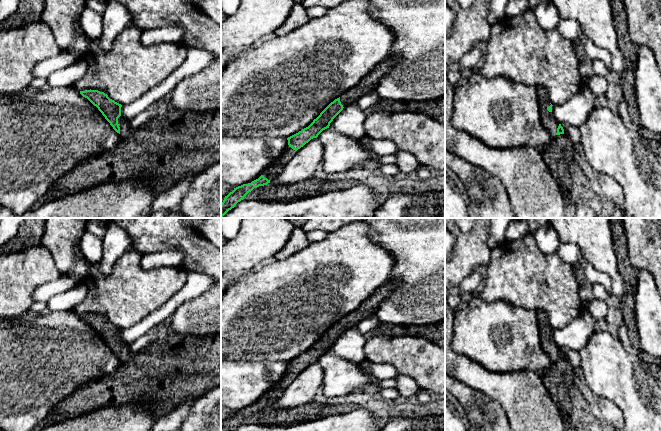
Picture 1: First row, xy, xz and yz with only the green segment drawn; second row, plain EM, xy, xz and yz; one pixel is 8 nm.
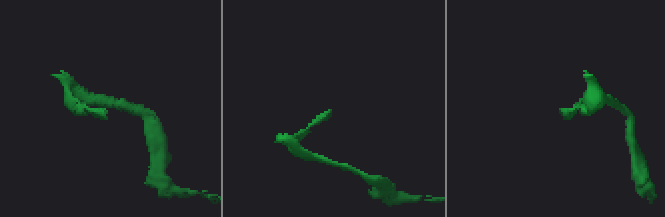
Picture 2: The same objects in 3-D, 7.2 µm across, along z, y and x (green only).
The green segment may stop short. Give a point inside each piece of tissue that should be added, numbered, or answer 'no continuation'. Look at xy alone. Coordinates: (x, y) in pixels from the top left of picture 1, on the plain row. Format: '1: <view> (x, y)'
1: xy (125, 352)

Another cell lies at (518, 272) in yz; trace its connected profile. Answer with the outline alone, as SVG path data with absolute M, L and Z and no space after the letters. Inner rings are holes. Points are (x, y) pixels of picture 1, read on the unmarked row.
M530 233L492 249L490 261L483 271L486 278L480 297L485 302L505 301L527 310L543 310L552 329L568 326L585 311L572 266L558 254L544 254Z

